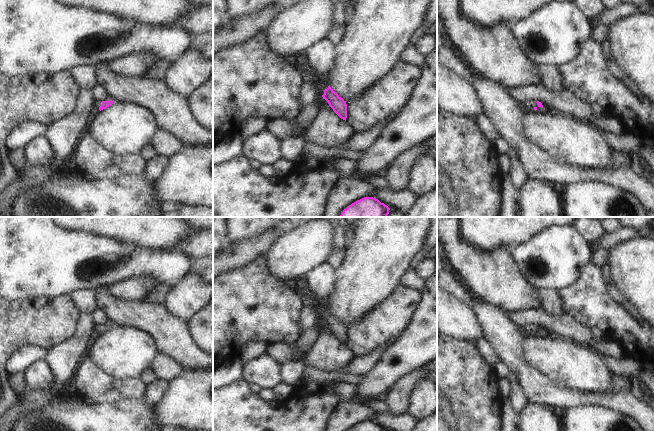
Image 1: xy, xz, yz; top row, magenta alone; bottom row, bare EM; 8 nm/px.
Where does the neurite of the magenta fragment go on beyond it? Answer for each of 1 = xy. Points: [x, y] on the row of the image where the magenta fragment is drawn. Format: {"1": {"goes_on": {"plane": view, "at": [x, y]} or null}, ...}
{"1": {"goes_on": {"plane": "xy", "at": [98, 103]}}}

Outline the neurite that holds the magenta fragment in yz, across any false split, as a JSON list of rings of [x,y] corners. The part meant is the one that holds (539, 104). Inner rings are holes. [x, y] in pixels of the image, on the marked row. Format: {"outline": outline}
{"outline": [[[522,99],[520,101],[518,101],[520,108],[523,111],[536,111],[536,110],[540,110],[541,108],[543,108],[543,105],[541,102],[539,101],[534,101],[531,99]]]}

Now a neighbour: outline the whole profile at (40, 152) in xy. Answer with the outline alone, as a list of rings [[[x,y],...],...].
[[[43,135],[25,146],[27,165],[54,166],[57,156],[51,140]]]

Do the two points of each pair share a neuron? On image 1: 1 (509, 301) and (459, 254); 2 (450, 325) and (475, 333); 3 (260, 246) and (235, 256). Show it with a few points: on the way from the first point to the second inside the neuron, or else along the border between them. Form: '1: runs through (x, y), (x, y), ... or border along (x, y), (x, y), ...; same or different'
1: runs through (497, 289), (471, 263); same
2: runs through (456, 325), (465, 325), (469, 328); same
3: runs through (254, 248), (241, 255); same

